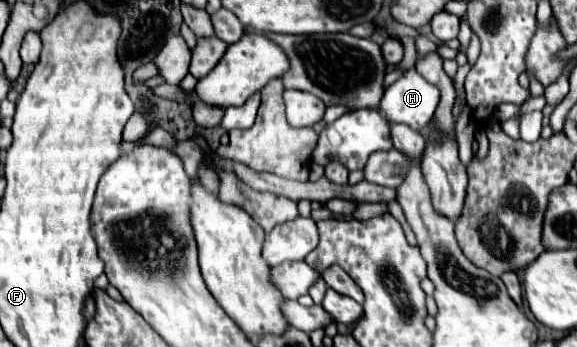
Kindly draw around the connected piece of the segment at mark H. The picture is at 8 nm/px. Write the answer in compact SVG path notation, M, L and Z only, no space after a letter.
M410 68L400 80L386 88L380 102L380 112L384 112L390 122L406 124L418 132L432 120L438 98L438 88Z

